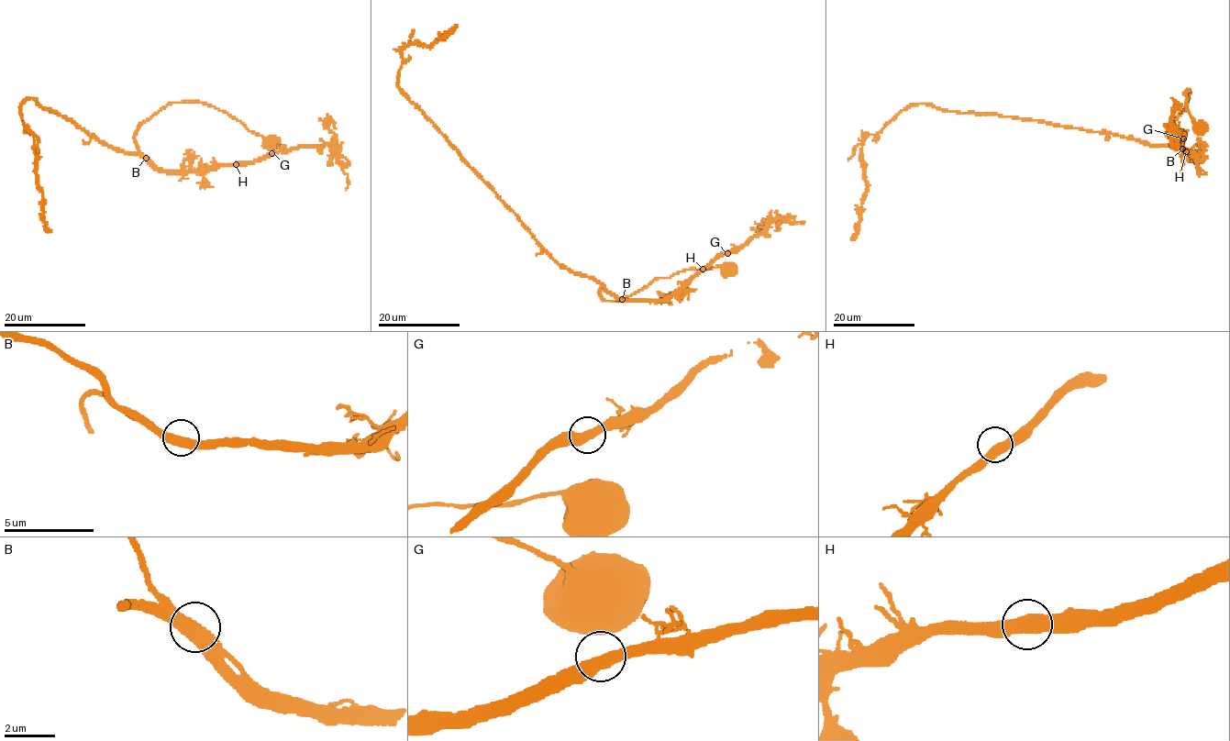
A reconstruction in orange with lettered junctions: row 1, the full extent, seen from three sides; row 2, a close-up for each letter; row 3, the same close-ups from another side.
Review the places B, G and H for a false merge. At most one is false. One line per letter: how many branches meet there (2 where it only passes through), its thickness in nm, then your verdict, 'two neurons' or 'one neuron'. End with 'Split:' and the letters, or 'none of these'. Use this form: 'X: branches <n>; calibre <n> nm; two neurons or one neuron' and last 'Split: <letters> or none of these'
B: branches 2; calibre 480 nm; one neuron
G: branches 2; calibre 480 nm; one neuron
H: branches 2; calibre 480 nm; one neuron
Split: none of these

